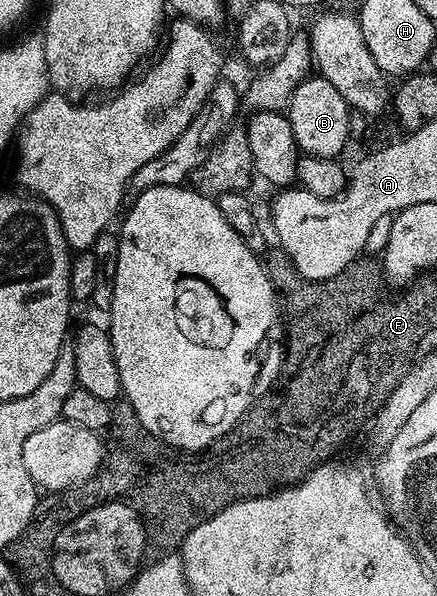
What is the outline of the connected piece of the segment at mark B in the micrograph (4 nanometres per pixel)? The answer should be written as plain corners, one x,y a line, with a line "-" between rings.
311,74
302,80
300,86
296,86
288,105
292,134
298,143
299,153
329,160
341,157
346,143
352,140
349,134
350,111
351,107
340,90
336,90
336,86
332,86
332,82
323,76

